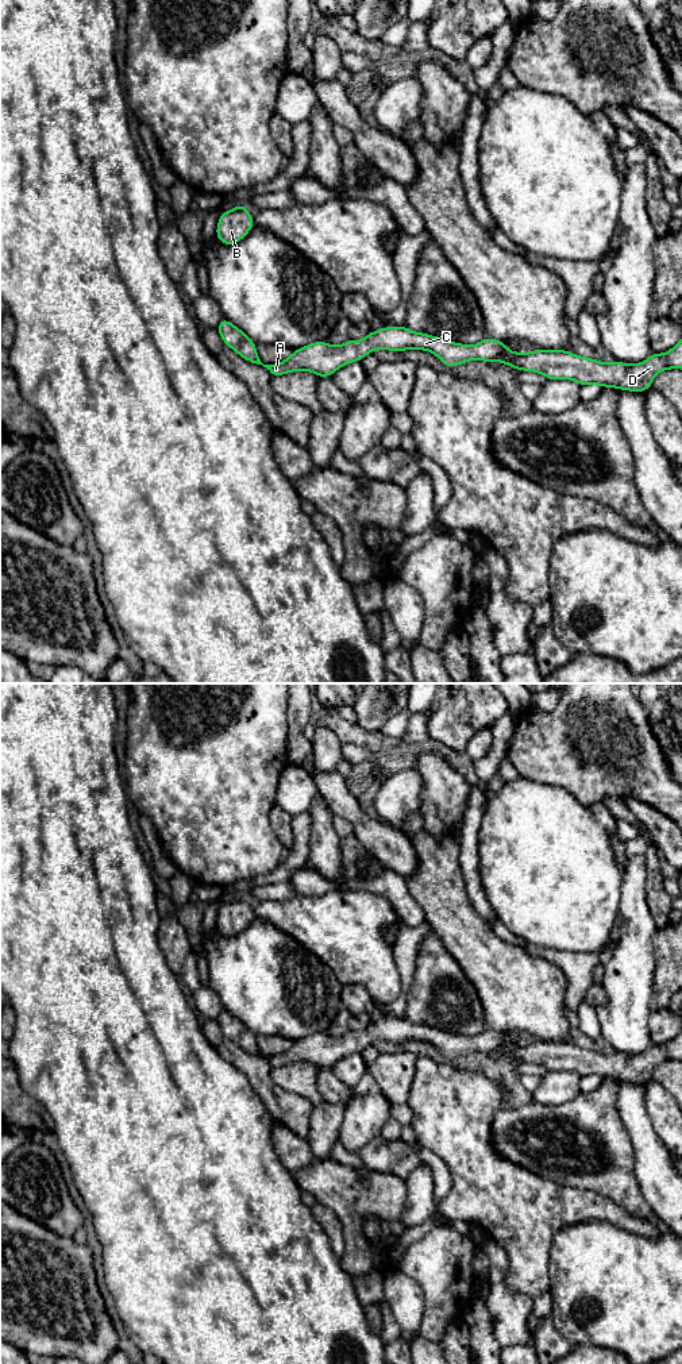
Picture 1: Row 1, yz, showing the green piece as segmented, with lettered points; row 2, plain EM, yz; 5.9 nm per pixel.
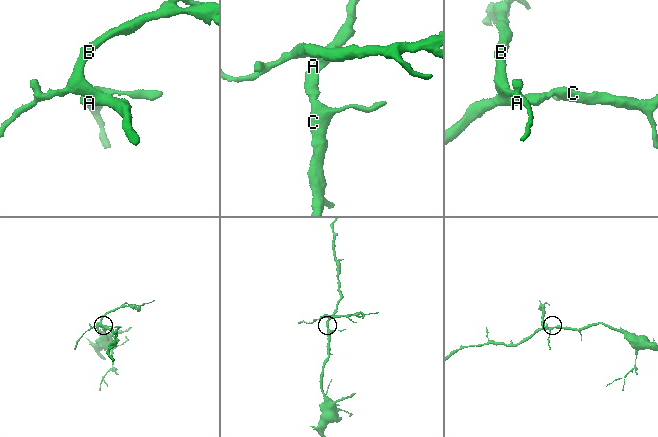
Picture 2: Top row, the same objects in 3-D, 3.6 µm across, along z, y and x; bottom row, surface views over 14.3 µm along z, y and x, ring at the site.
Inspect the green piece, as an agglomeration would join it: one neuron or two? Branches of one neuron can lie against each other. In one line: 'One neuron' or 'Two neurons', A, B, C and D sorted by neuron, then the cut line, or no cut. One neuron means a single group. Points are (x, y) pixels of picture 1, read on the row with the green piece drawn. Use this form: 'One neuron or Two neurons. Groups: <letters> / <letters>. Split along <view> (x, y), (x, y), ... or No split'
One neuron. Groups: A B C D. No split

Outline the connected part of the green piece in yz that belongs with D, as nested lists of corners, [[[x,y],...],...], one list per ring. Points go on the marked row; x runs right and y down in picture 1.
[[[221,317],[217,332],[221,340],[243,359],[266,367],[271,377],[307,370],[316,377],[331,377],[336,370],[351,362],[361,362],[374,350],[401,352],[404,350],[424,350],[438,357],[446,367],[455,367],[469,361],[501,362],[517,371],[543,374],[548,381],[571,379],[586,388],[596,384],[600,388],[613,388],[628,392],[651,389],[654,377],[664,370],[682,370],[682,339],[663,354],[651,352],[641,363],[609,363],[594,358],[579,357],[569,350],[533,350],[516,352],[506,343],[483,338],[479,343],[467,346],[408,327],[384,327],[369,332],[362,340],[348,339],[340,346],[328,342],[313,342],[294,350],[289,358],[274,365],[263,365],[257,354],[255,343],[236,325]]]

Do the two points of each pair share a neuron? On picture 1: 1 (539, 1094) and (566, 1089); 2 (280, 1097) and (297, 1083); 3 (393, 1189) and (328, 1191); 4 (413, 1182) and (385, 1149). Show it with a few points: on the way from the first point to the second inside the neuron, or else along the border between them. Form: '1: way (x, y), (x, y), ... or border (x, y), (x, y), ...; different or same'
1: way (546, 1094), (559, 1089); same
2: border (270, 1068), (280, 1086), (313, 1105); different
3: way (377, 1191), (345, 1191); same
4: border (420, 1163), (405, 1179); different

